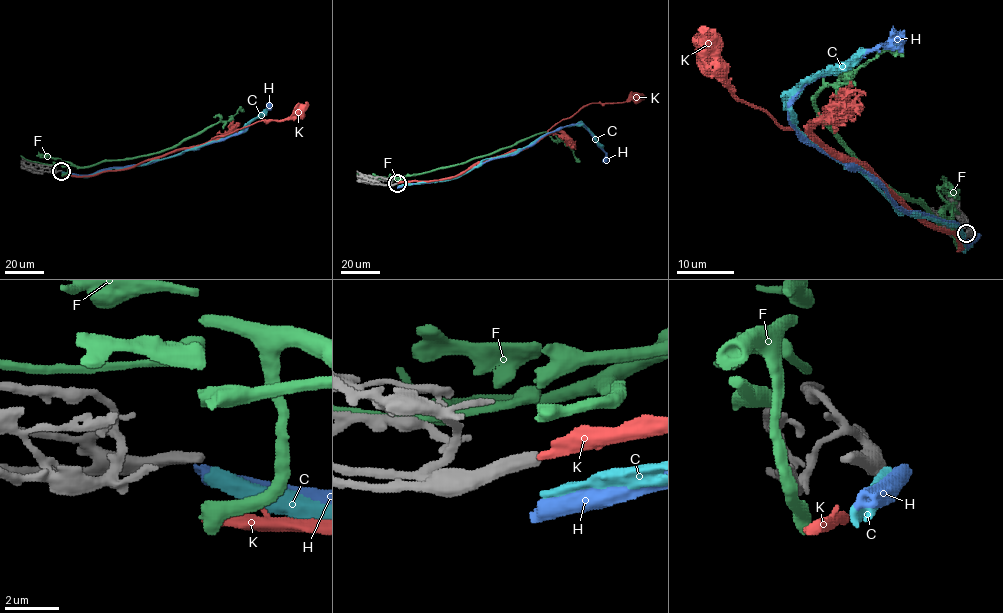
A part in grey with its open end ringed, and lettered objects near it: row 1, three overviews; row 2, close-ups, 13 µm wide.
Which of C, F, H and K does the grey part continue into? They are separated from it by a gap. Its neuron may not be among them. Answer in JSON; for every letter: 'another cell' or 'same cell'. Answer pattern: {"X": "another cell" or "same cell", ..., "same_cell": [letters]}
{"C": "another cell", "F": "another cell", "H": "another cell", "K": "same cell", "same_cell": ["K"]}

